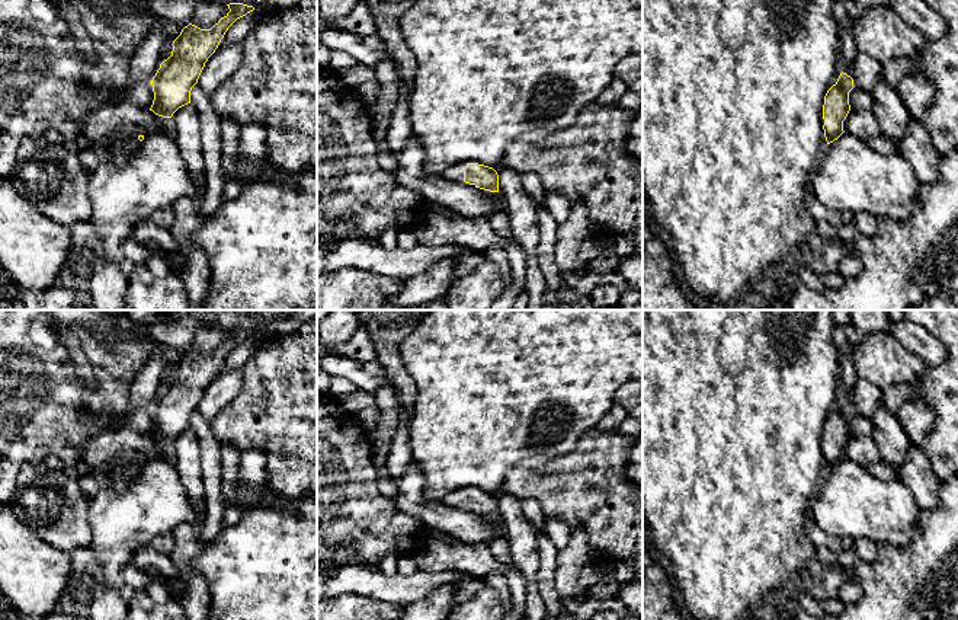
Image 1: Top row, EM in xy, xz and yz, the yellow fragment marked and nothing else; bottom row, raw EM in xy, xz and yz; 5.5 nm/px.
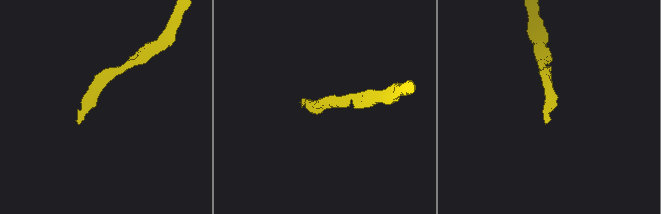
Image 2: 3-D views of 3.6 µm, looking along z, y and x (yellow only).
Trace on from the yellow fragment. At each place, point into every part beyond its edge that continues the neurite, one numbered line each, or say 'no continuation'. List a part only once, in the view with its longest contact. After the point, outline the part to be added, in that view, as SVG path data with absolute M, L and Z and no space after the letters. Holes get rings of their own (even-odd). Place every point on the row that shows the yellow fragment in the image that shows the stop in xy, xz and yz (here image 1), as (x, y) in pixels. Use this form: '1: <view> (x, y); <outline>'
1: xz (455, 173); M470 160L470 162L465 162L465 163L458 163L458 164L449 167L449 169L442 175L442 178L443 178L445 180L458 182L458 183L465 185L465 186L475 186L475 185L470 185L470 183L465 183L465 182L464 182L464 167L465 167L468 163L478 163L478 162ZM478 163L478 164L481 164L481 163Z

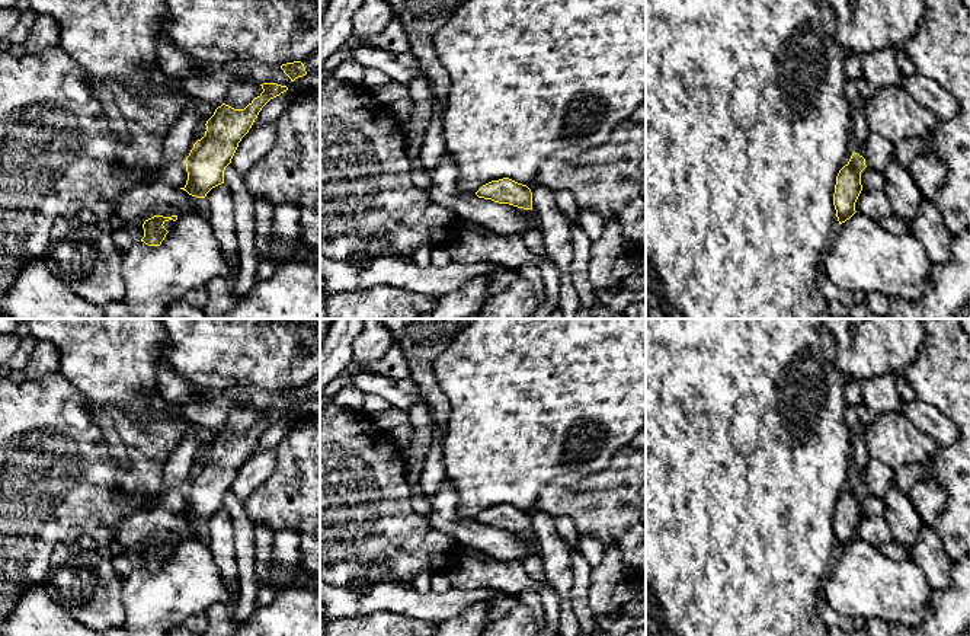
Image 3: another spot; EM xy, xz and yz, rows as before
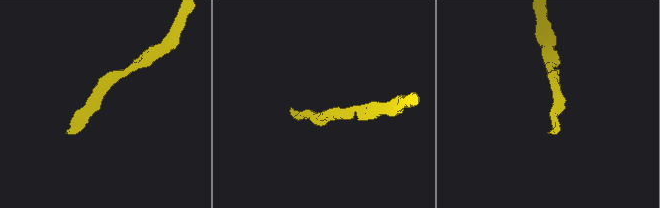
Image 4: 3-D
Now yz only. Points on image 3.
no continuation

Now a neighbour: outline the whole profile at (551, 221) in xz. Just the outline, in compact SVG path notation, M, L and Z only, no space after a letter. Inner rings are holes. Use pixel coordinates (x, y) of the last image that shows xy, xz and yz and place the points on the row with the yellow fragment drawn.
M538 185L531 192L532 212L540 221L550 258L560 272L560 319L579 319L580 298L570 275L573 261L572 221L557 208L554 191Z

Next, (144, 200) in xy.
M134 182L129 189L119 194L116 201L116 214L132 226L143 226L154 215L179 217L195 212L207 215L204 198L192 196L163 182Z

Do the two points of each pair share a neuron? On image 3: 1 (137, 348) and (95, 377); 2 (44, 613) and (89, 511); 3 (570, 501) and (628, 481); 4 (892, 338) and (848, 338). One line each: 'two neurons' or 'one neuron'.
1: one neuron
2: two neurons
3: one neuron
4: one neuron

